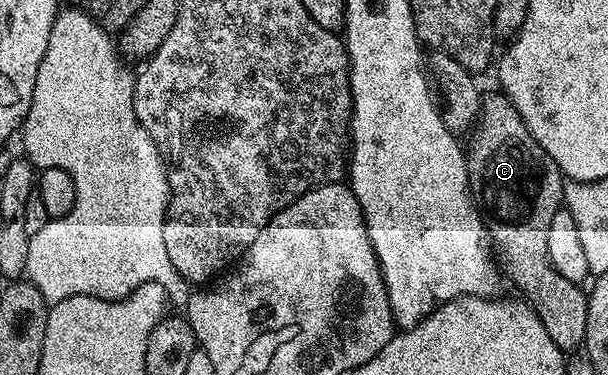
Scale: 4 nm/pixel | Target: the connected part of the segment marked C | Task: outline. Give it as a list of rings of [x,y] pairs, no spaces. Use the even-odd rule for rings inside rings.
[[[503,93],[485,94],[480,104],[480,118],[470,132],[466,143],[466,158],[468,161],[468,188],[472,190],[472,198],[488,229],[488,238],[494,248],[494,258],[499,266],[501,276],[508,279],[521,291],[523,302],[527,303],[537,317],[546,325],[546,333],[550,333],[550,341],[558,345],[561,351],[571,351],[583,348],[586,337],[586,313],[588,312],[588,297],[585,288],[579,283],[566,281],[550,265],[550,252],[546,249],[546,240],[550,234],[550,221],[554,221],[554,213],[562,210],[564,203],[565,178],[560,174],[558,165],[534,141],[530,129],[522,121],[522,117],[514,105]]]

